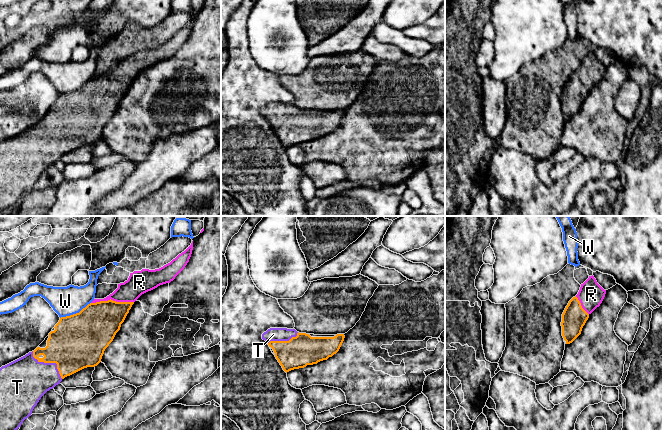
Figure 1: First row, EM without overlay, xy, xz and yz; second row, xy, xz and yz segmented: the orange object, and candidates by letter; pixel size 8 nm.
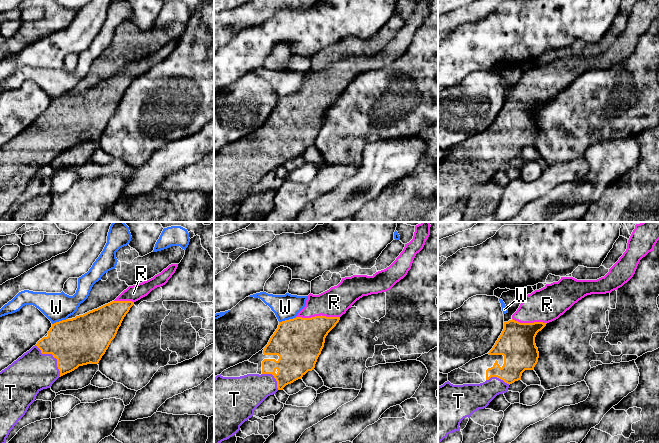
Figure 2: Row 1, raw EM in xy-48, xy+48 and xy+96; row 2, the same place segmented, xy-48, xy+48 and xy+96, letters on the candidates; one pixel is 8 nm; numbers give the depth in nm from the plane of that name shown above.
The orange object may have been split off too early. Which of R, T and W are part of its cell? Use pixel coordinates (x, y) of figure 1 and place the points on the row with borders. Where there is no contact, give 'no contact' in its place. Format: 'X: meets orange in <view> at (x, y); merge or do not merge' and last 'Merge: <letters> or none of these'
R: meets orange in xy at (112, 300); merge
T: meets orange in xy at (49, 362); merge
W: meets orange in xy at (76, 313); do not merge
Merge: R, T

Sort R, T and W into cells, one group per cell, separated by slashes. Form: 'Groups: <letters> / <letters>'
Groups: R T / W

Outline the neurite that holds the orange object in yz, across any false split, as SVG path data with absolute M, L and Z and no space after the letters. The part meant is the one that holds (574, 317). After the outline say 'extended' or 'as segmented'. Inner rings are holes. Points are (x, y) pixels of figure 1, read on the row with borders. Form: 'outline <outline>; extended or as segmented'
outline M594 276L581 284L578 294L573 297L562 314L562 336L566 344L572 343L582 331L589 315L600 306L606 294Z; extended

